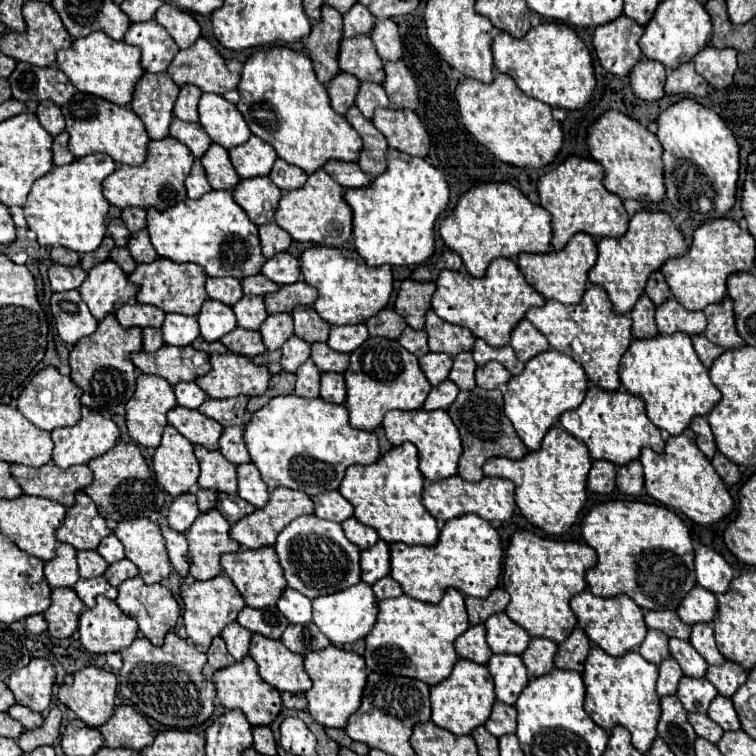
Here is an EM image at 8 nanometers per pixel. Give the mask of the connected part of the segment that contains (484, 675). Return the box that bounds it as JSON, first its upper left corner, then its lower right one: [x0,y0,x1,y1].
[430,659,496,735]

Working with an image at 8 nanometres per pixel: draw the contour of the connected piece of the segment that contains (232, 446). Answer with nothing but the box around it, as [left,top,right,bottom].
[220,427,250,465]

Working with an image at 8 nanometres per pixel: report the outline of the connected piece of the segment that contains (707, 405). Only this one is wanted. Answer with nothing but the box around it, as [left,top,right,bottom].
[620,333,720,435]

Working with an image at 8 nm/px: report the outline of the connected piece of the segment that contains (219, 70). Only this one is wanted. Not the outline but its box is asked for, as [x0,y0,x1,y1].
[168,37,240,95]

